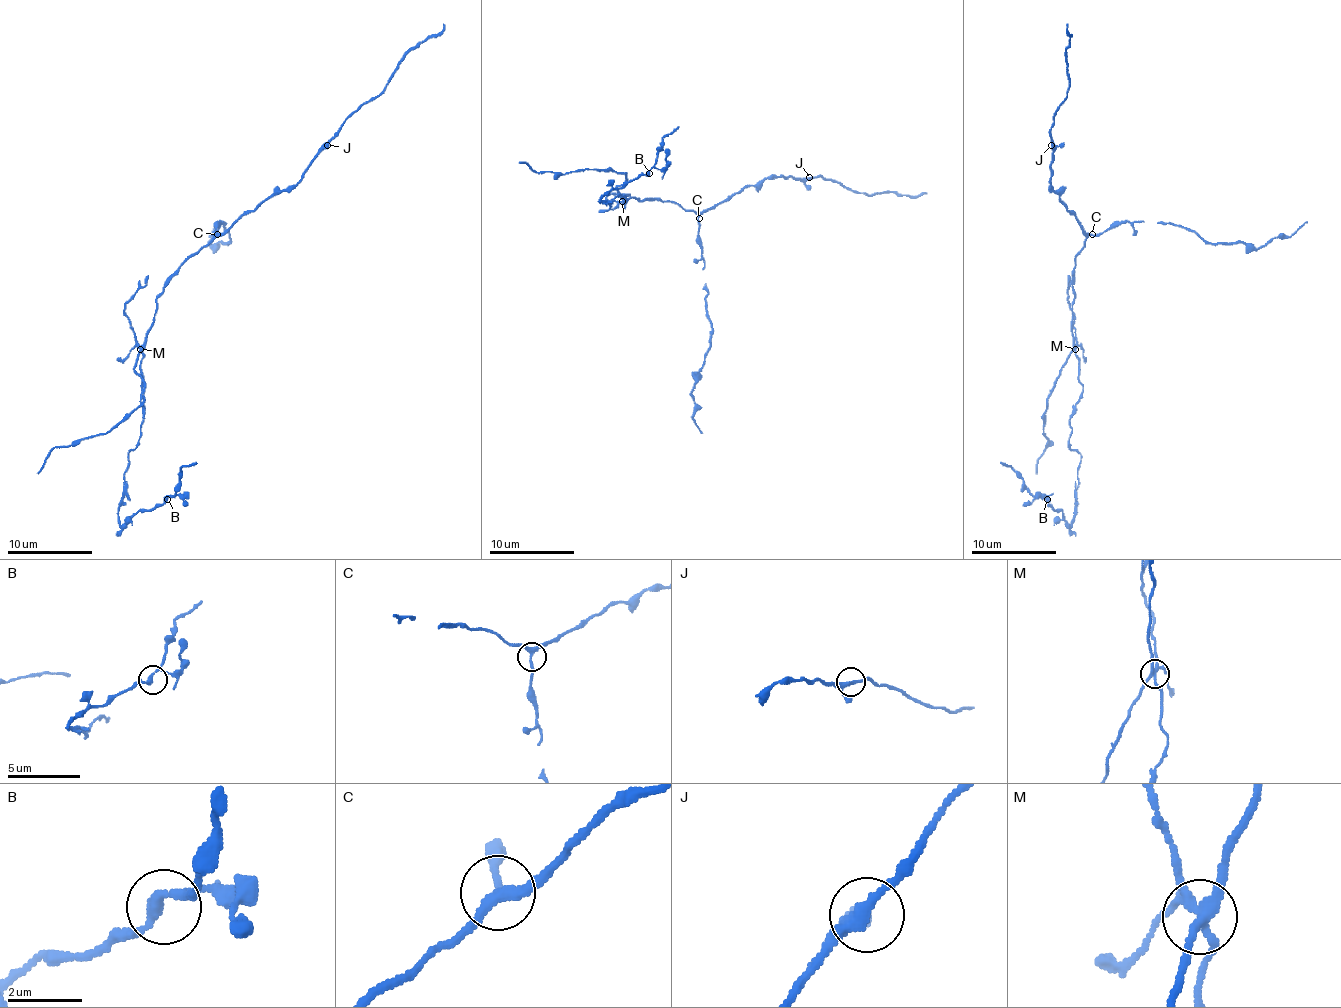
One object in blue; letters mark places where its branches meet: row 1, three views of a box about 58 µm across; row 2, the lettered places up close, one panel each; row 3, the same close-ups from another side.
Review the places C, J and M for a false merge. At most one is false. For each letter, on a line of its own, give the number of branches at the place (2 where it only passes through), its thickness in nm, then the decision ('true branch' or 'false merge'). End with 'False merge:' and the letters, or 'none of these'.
C: 3 branches meet; 240 nm thick; true branch
J: 3 branches meet; 240 nm thick; true branch
M: 5 branches meet; 240 nm thick; false merge
False merge: M

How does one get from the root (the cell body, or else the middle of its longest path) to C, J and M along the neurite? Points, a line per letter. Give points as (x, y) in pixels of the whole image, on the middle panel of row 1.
C: (649, 198), (673, 201), (684, 209), (692, 209), (699, 218)
J: (649, 198), (673, 201), (684, 209), (707, 211), (748, 186), (756, 186), (765, 179), (809, 177)
M: (649, 198), (622, 201)

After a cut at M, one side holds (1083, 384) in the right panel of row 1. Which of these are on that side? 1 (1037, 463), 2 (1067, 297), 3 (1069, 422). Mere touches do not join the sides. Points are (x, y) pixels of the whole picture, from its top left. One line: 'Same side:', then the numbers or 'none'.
Same side: 2, 3

